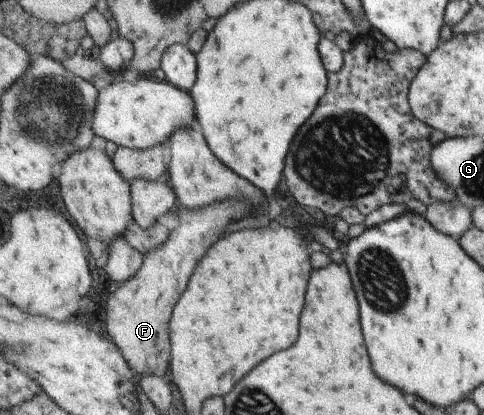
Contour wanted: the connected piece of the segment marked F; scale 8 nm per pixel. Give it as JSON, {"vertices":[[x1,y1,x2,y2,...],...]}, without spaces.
{"vertices":[[222,200,201,210,187,210,179,216,179,226,171,231,165,246,155,248,144,256,143,266,135,278,127,280,107,301,106,332,135,369,138,377,162,376,171,368,170,322,175,306,189,286,189,280,207,250,223,236,231,222,253,212,251,202]]}

